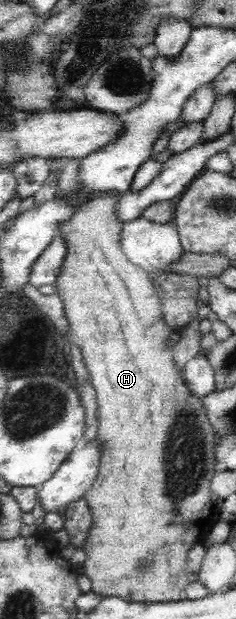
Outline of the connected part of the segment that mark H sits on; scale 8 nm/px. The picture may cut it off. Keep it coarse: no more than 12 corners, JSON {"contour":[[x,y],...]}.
{"contour":[[47,158],[97,396],[92,591],[184,597],[216,432],[116,204]]}

